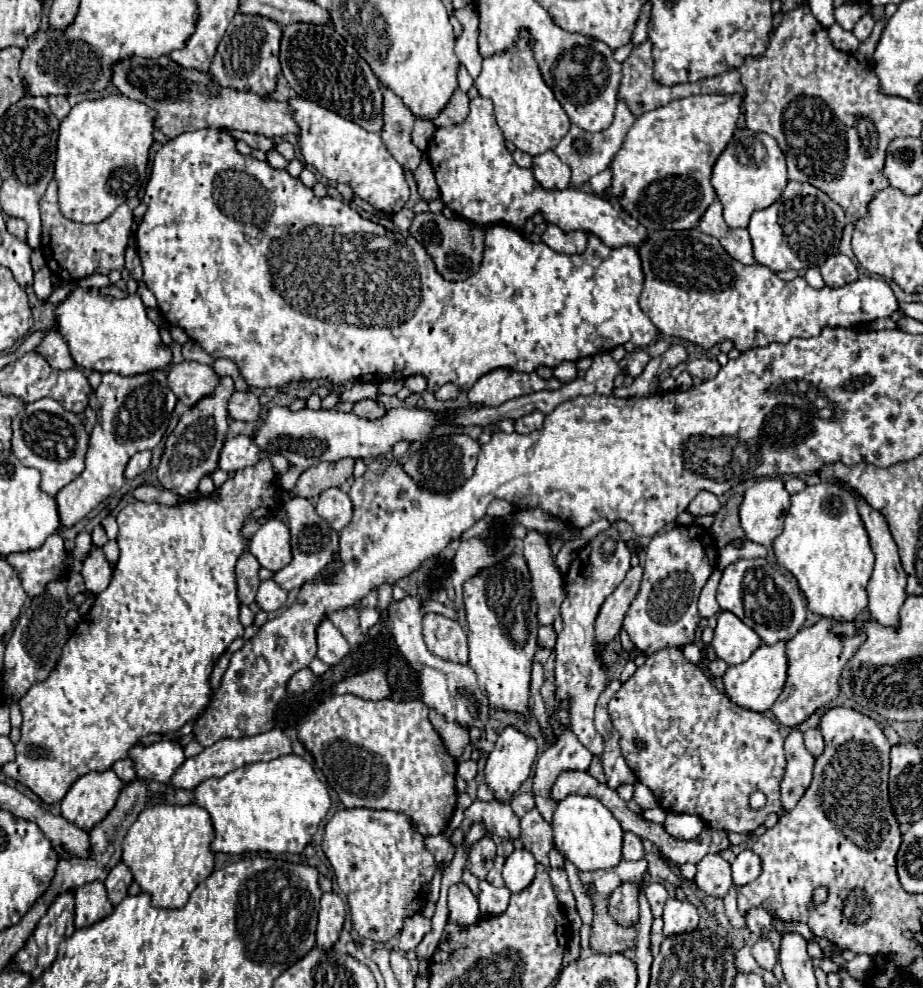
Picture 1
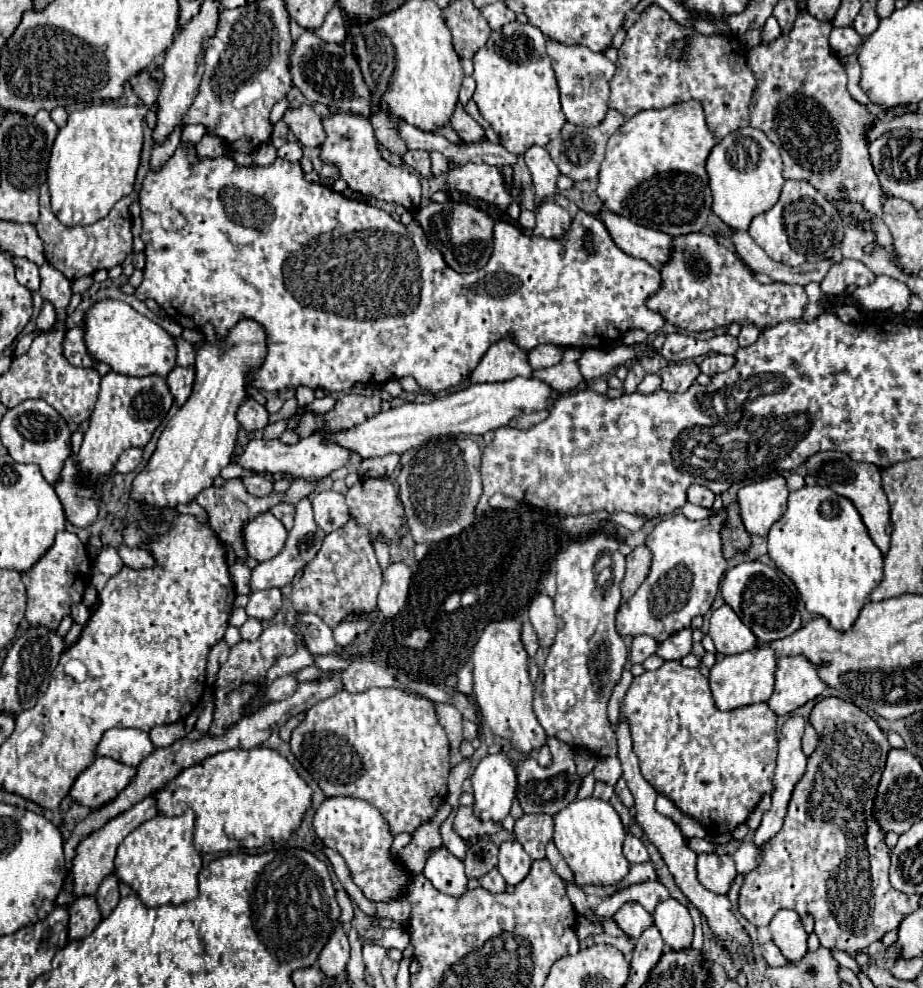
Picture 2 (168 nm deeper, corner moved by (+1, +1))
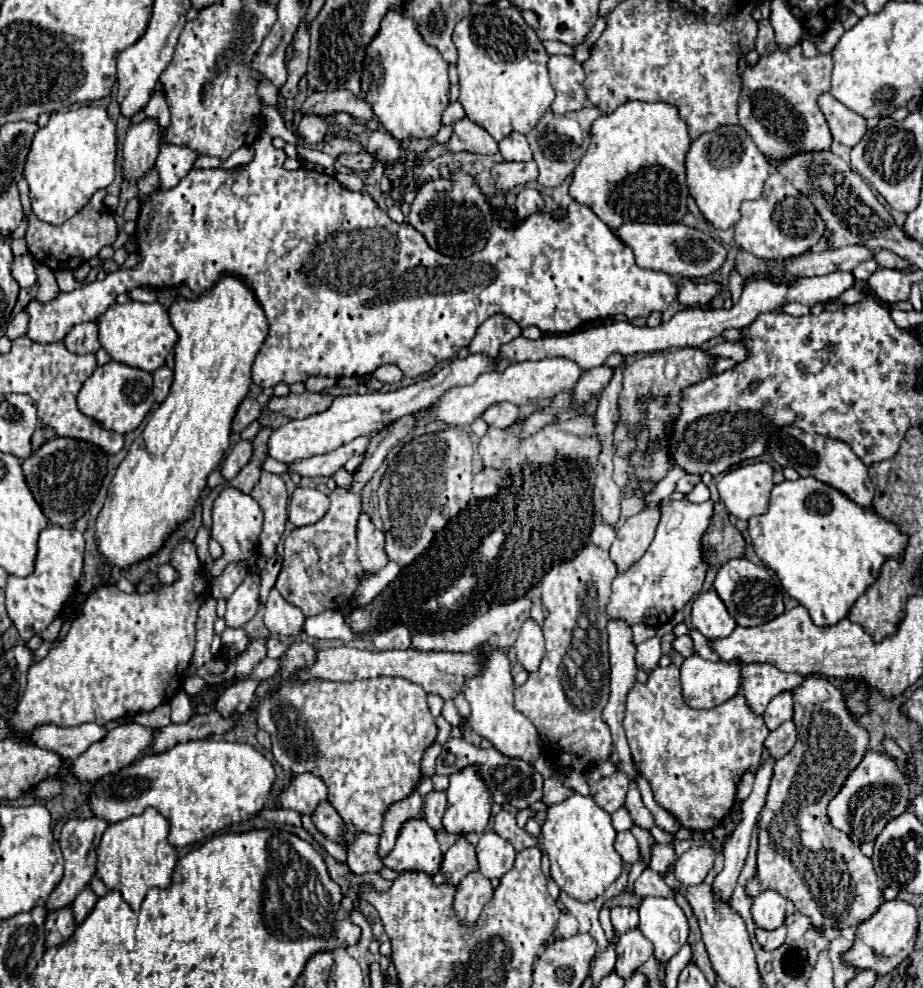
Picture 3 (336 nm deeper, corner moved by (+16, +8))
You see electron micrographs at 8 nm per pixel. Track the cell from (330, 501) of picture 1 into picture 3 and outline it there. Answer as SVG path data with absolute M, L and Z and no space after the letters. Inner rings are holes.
M296 488L290 496L288 520L296 528L314 524L326 514L328 504L330 504L330 500L326 494L314 490L314 488Z

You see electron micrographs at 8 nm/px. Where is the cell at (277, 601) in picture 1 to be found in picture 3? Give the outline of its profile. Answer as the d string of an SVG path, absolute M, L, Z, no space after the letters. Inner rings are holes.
M250 574L234 590L234 594L226 602L226 614L224 614L228 628L242 628L256 614L260 606L258 588L260 588L258 574Z

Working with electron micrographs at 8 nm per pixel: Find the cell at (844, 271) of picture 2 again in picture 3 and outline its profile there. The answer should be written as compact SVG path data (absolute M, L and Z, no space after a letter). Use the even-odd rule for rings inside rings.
M866 260L862 262L856 270L852 270L852 274L856 276L856 280L868 280L868 276L872 276L872 272L878 268L876 260Z

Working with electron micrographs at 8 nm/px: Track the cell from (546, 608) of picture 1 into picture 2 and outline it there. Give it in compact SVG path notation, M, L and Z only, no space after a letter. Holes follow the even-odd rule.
M539 591L529 605L529 621L539 635L541 647L551 647L557 633L557 617L553 613L553 597Z

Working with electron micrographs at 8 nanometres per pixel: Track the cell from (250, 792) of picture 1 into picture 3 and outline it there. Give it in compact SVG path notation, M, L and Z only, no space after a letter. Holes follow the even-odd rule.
M190 740L190 742L180 742L162 754L144 754L140 760L118 770L116 774L108 774L92 782L88 790L88 806L96 818L106 820L108 824L140 814L144 812L146 806L152 806L170 822L168 842L172 846L188 846L188 844L196 844L204 838L214 836L216 832L220 832L222 828L230 824L244 822L256 816L268 798L274 778L276 774L272 764L248 744L226 742L226 740L218 740L218 742Z

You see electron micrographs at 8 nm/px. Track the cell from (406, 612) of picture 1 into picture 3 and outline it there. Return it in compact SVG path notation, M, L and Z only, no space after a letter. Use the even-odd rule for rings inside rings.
M366 512L360 514L356 524L356 536L358 536L358 560L366 574L380 570L388 564L386 552L384 552L384 532L378 530L370 516Z

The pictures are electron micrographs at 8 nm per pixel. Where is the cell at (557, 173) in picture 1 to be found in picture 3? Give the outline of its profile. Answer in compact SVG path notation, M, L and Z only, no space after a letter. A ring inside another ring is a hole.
M510 132L508 136L504 136L504 140L500 140L498 144L500 154L504 160L514 160L514 162L528 162L532 160L532 152L528 146L528 140L524 134L520 132Z

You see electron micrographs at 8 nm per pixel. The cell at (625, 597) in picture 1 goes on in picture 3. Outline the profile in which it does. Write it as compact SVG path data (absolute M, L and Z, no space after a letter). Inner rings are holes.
M646 504L644 510L630 516L618 530L610 548L610 558L616 562L618 572L628 570L648 550L656 526L660 522L660 504Z

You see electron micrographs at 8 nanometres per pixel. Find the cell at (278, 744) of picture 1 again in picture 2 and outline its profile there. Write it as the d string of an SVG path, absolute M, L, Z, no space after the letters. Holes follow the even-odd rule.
M151 793L149 797L145 797L143 801L139 801L137 805L133 805L131 809L127 809L125 813L121 813L119 817L111 819L105 827L101 827L99 831L91 833L87 839L83 839L77 847L77 857L73 861L73 877L75 877L75 897L79 895L95 895L101 879L105 875L109 875L113 871L113 859L115 859L115 851L119 847L119 843L135 829L139 827L141 823L145 823L147 819L153 819L159 815L159 809L157 809L157 799L155 799L155 793Z

